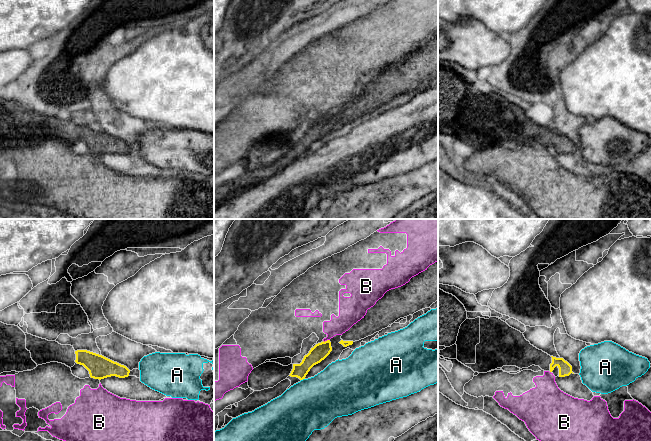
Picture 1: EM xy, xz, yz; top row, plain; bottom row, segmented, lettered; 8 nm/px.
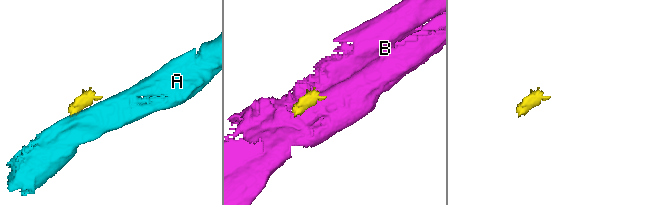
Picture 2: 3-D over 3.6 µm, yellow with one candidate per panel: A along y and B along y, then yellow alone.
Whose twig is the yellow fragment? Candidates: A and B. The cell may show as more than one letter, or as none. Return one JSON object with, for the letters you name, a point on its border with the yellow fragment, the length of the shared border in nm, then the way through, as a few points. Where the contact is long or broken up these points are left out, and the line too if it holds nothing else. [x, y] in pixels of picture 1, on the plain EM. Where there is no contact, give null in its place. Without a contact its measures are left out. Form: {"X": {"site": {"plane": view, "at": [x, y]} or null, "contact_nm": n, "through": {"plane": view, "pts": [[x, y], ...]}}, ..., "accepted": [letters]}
{"accepted": []}

